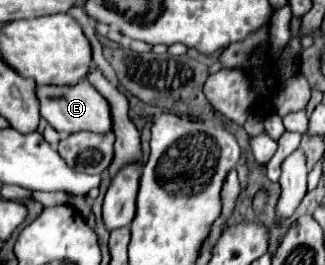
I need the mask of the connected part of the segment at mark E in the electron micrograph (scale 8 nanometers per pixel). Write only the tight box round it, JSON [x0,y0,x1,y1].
[37,79,113,135]

